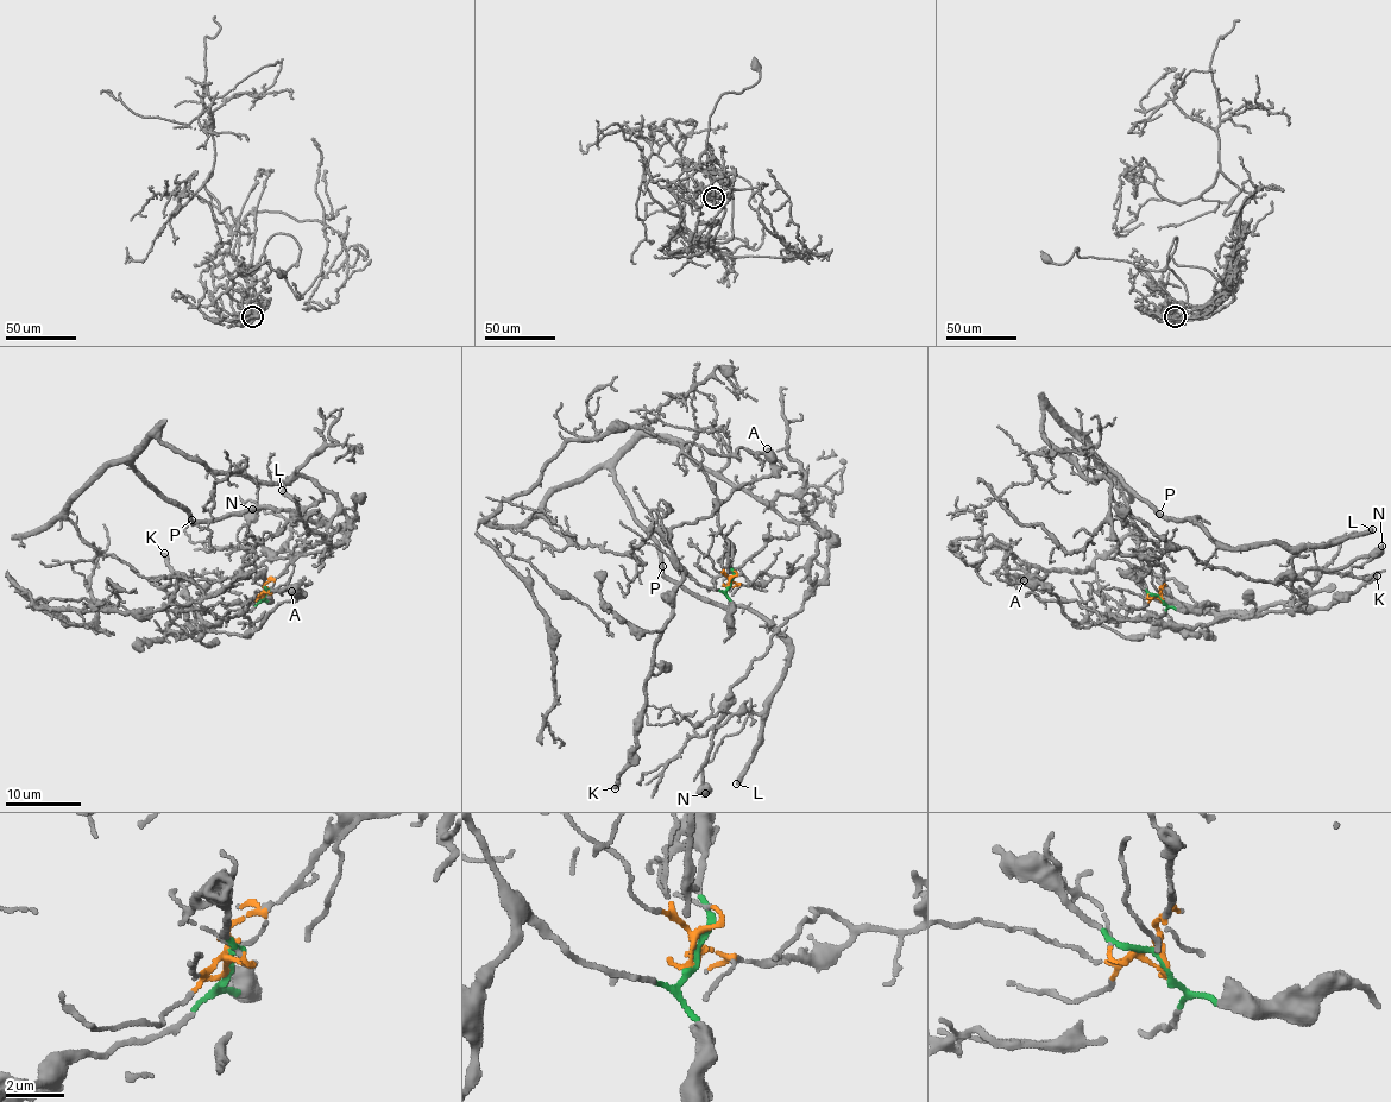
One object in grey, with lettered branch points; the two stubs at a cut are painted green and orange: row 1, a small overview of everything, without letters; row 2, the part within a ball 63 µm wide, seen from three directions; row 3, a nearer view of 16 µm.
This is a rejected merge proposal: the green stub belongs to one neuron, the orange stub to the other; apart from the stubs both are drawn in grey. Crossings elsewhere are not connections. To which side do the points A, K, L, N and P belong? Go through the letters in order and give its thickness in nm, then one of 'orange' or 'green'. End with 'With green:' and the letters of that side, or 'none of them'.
A: 650 nm thick; green
K: 340 nm thick; green
L: 400 nm thick; orange
N: 550 nm thick; orange
P: 380 nm thick; orange
With green: A, K

